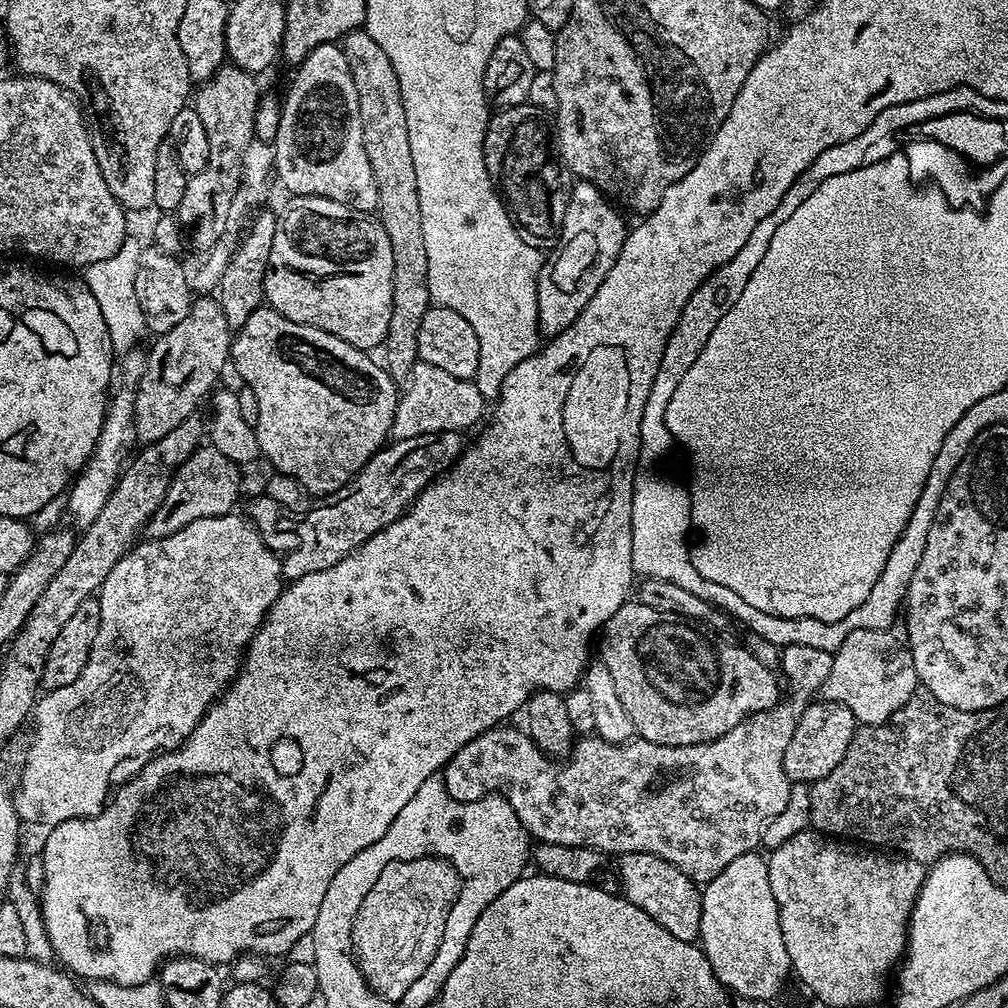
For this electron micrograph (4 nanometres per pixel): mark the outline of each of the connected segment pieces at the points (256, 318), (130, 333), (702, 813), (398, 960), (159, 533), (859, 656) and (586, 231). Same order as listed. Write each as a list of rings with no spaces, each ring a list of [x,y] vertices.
[[[261,306],[250,314],[244,325],[235,333],[230,353],[231,367],[236,367],[236,372],[241,376],[242,384],[254,390],[258,398],[258,420],[255,425],[258,446],[263,459],[268,459],[273,464],[275,471],[282,476],[289,476],[299,482],[313,497],[324,498],[327,492],[339,493],[361,470],[366,466],[368,459],[381,448],[392,436],[392,423],[396,414],[398,399],[398,386],[388,376],[388,369],[371,360],[369,353],[363,348],[350,346],[350,342],[342,342],[334,334],[326,334],[326,330],[318,330],[314,326],[306,326],[298,322],[290,322],[281,312],[275,312],[270,306]]]
[[[135,239],[124,241],[110,258],[102,258],[102,262],[94,262],[83,269],[82,280],[87,284],[90,294],[94,294],[98,302],[98,310],[102,310],[102,318],[106,321],[106,330],[110,334],[112,351],[116,354],[127,354],[137,347],[143,336],[146,336],[146,325],[142,306],[138,306],[138,290],[134,290],[134,278],[138,274],[138,262],[142,251]]]
[[[771,711],[757,712],[756,715],[749,716],[743,724],[734,726],[734,730],[722,734],[718,739],[705,744],[691,744],[690,746],[662,746],[639,738],[633,738],[627,744],[611,744],[595,734],[585,735],[575,741],[572,751],[568,753],[563,762],[549,758],[534,743],[527,731],[520,729],[519,732],[516,728],[508,728],[512,726],[501,726],[486,730],[482,734],[478,734],[478,738],[466,742],[466,746],[462,746],[462,750],[454,753],[444,765],[442,779],[446,790],[455,800],[480,800],[485,794],[502,790],[503,795],[508,799],[510,806],[518,814],[518,818],[528,831],[529,837],[535,838],[537,841],[557,844],[558,846],[586,846],[605,854],[611,854],[611,852],[616,852],[615,854],[626,852],[658,854],[670,862],[674,862],[674,866],[678,866],[678,870],[682,870],[682,874],[690,877],[697,886],[703,886],[714,878],[718,878],[718,874],[726,866],[730,866],[730,862],[734,862],[734,858],[744,856],[746,853],[761,847],[761,836],[764,828],[776,814],[780,814],[786,808],[791,797],[793,781],[789,780],[787,774],[784,773],[784,751],[792,737],[792,724],[788,722],[776,724],[772,715]]]
[[[418,858],[388,868],[388,872],[380,876],[380,884],[370,888],[366,898],[362,898],[362,906],[358,906],[354,936],[364,960],[364,978],[374,991],[393,1004],[433,961],[446,930],[446,918],[458,898],[459,885],[445,882],[440,874],[429,880],[430,872],[437,871],[441,864],[438,858]]]
[[[201,446],[187,462],[176,469],[162,502],[148,519],[146,532],[153,540],[161,540],[202,518],[229,515],[240,496],[241,469],[226,454],[218,454],[211,446]]]
[[[861,626],[854,629],[842,642],[842,646],[832,653],[832,665],[830,674],[826,674],[826,680],[818,689],[819,695],[825,701],[833,704],[841,704],[861,724],[880,724],[894,714],[902,705],[915,694],[918,681],[916,671],[912,665],[912,657],[905,645],[900,644],[888,632],[883,632],[880,626]]]
[[[587,182],[571,185],[566,218],[558,241],[560,249],[553,260],[543,261],[540,276],[536,279],[538,318],[545,337],[557,336],[563,328],[568,328],[574,318],[578,318],[586,302],[594,298],[594,290],[602,286],[602,278],[610,274],[610,266],[614,266],[630,231],[629,225],[624,225],[623,218],[615,210],[609,197],[594,185]]]

